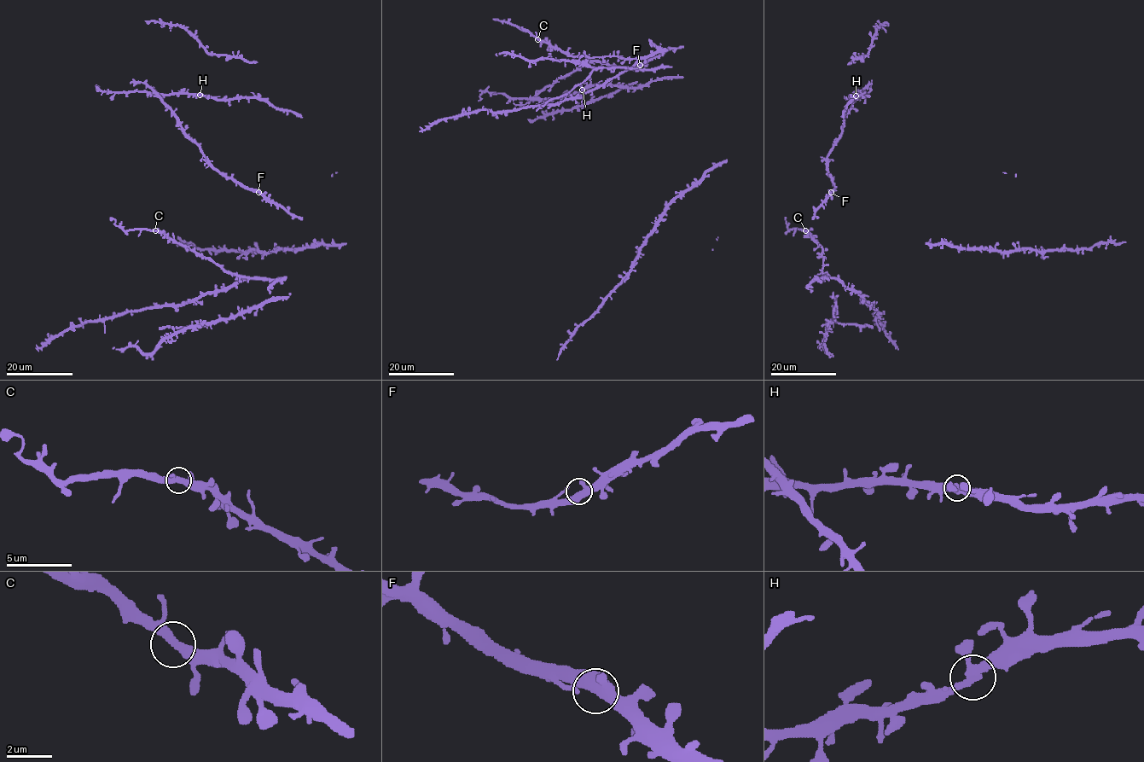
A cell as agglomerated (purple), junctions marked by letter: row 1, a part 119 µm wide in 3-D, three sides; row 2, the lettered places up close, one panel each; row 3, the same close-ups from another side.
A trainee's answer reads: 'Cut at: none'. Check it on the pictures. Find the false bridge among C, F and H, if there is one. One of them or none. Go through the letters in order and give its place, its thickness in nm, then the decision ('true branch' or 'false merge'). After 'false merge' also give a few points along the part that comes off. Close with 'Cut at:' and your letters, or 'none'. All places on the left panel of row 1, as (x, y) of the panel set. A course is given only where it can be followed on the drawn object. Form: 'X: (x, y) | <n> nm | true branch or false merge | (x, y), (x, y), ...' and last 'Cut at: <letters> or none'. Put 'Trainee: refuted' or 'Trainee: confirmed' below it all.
C: (155, 230) | 340 nm | true branch
F: (258, 192) | 440 nm | true branch
H: (200, 95) | 340 nm | true branch
Cut at: none
Trainee: confirmed

